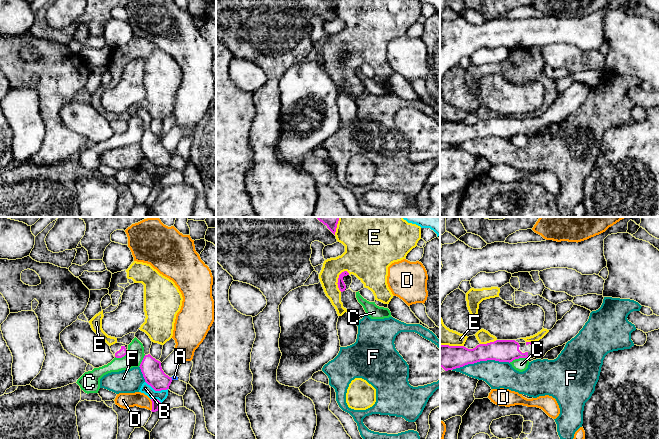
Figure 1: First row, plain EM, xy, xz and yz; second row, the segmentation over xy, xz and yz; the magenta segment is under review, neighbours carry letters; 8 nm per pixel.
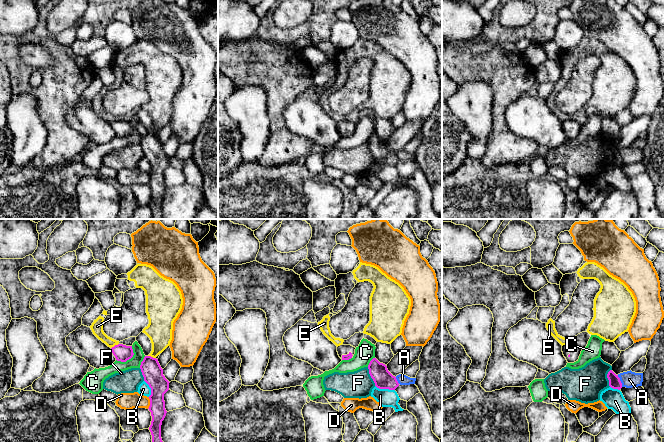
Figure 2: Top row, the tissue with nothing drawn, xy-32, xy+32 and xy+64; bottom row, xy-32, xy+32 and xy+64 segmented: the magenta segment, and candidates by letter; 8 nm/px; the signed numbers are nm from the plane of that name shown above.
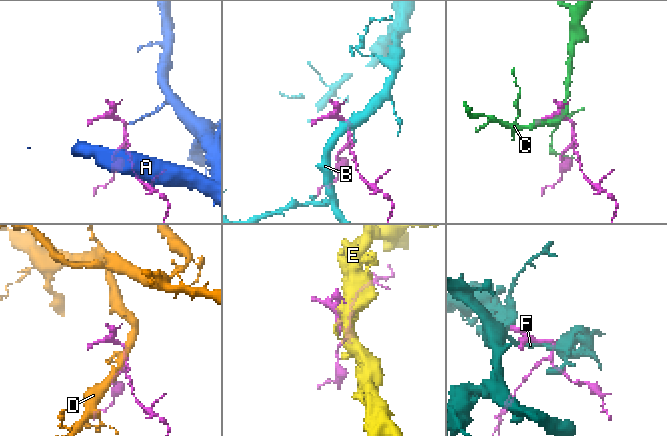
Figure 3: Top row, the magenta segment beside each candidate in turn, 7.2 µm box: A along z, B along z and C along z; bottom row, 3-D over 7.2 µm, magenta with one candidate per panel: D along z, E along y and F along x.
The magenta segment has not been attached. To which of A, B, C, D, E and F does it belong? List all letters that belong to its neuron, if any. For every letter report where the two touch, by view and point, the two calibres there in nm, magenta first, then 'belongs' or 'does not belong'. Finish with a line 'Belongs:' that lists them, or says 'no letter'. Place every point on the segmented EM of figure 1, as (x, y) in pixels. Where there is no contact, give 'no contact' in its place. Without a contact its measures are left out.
A: contact xy (171, 378); calibres 160 and 50 nm; does not belong
B: contact xy (156, 390); calibres 160 and 80 nm; does not belong
C: contact yz (517, 358); calibres 180 and 110 nm; does not belong
D: contact xy (152, 405); calibres 70 and 130 nm; does not belong
E: contact xz (338, 280); calibres 60 and 280 nm; does not belong
F: contact yz (480, 360); calibres 190 and 220 nm; does not belong
Belongs: no letter

